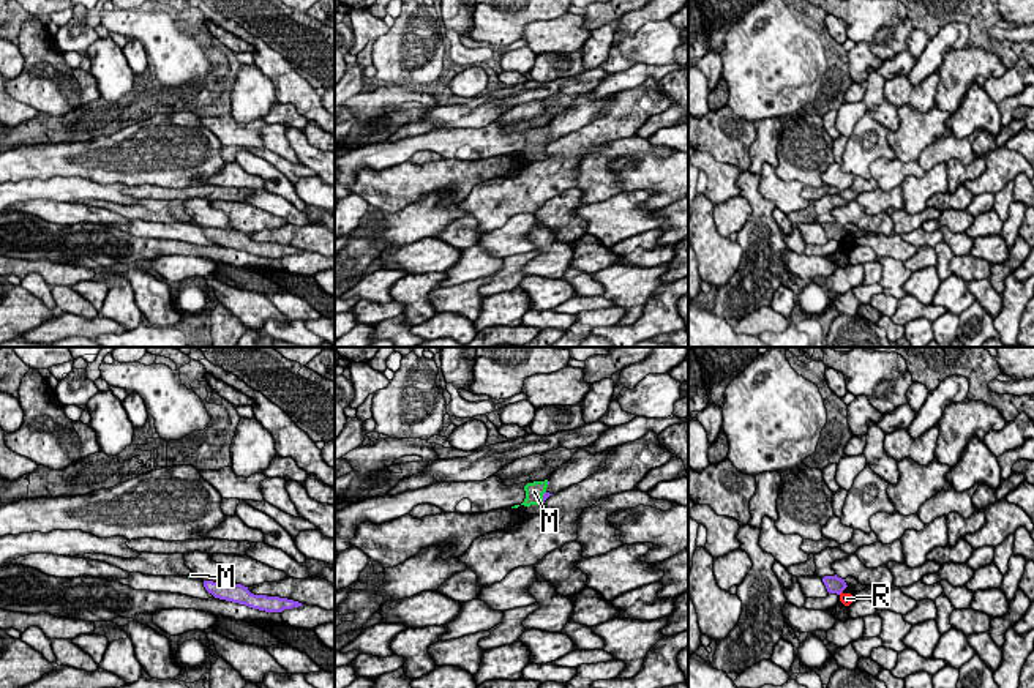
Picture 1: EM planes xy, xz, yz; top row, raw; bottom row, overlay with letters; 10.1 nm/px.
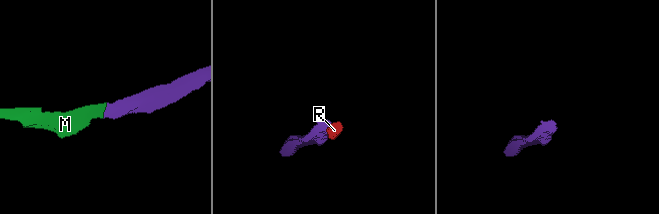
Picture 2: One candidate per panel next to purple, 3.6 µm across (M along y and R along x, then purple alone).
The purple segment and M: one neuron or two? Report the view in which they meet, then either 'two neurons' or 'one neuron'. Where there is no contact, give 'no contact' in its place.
xz | one neuron

